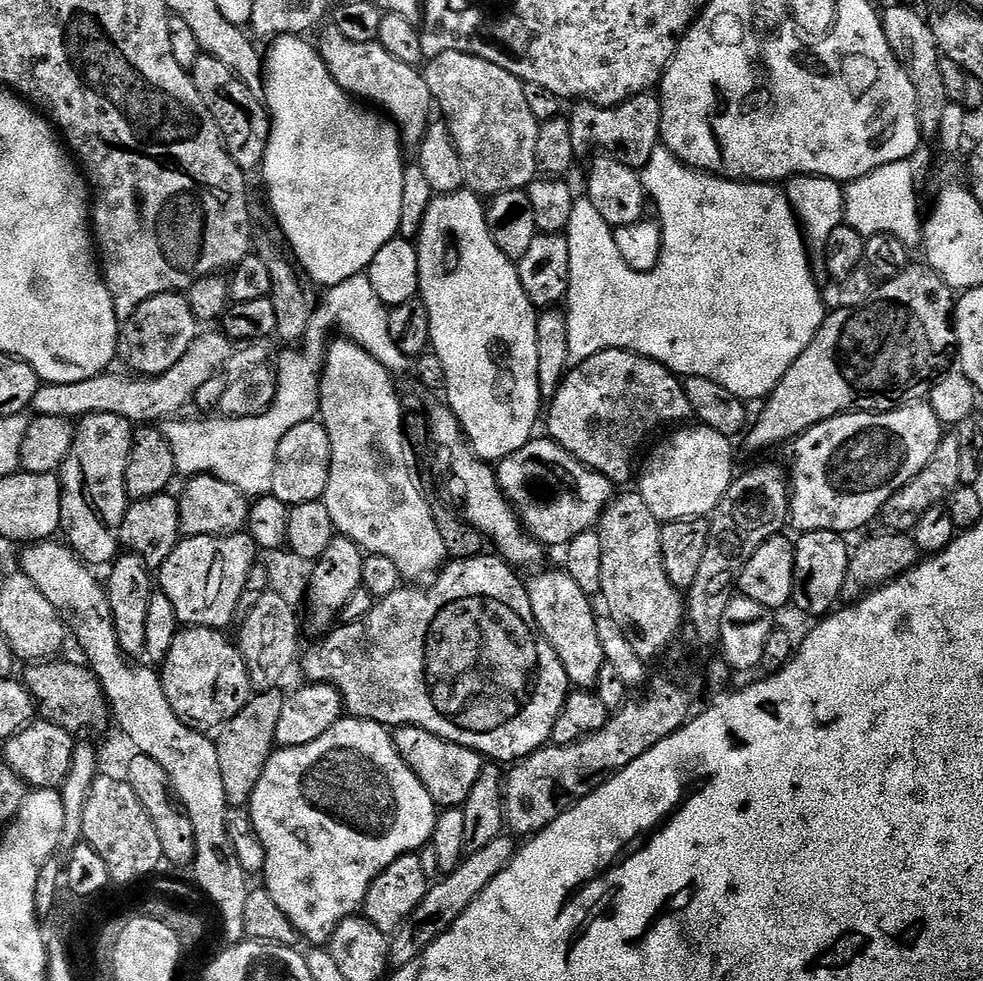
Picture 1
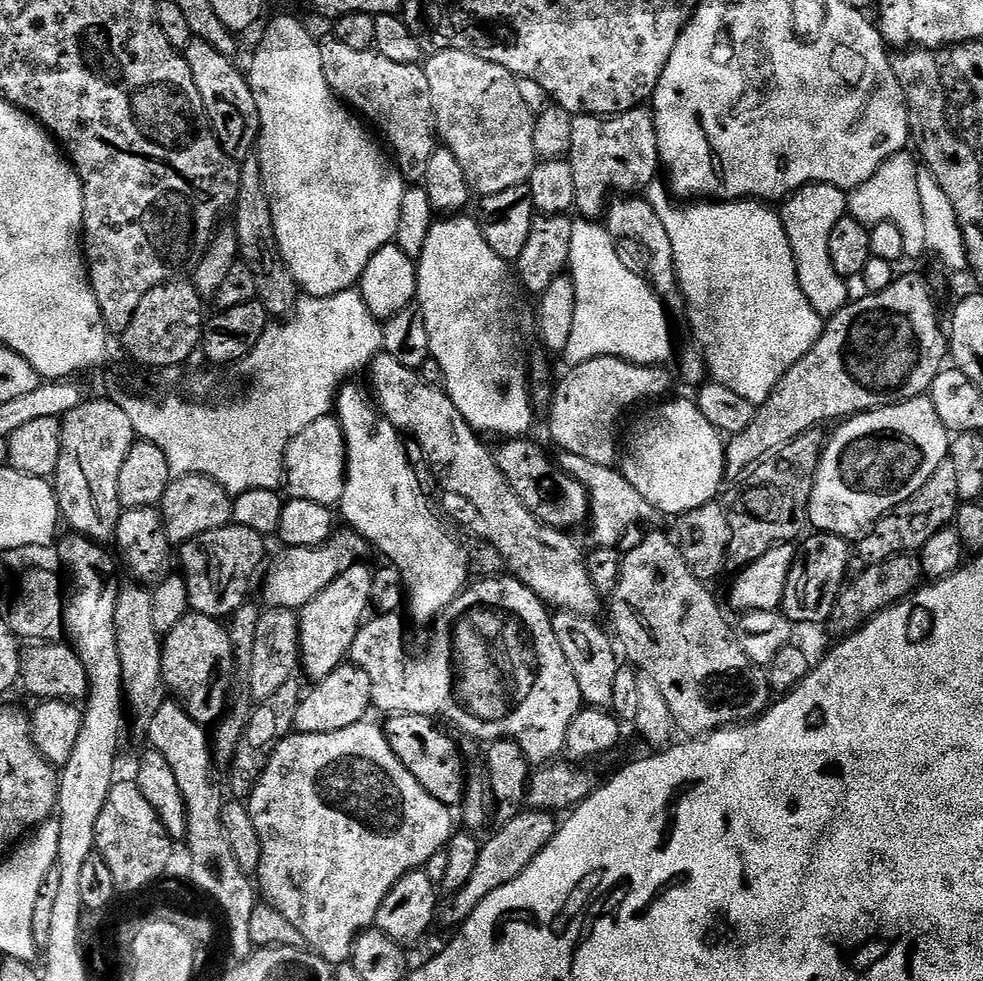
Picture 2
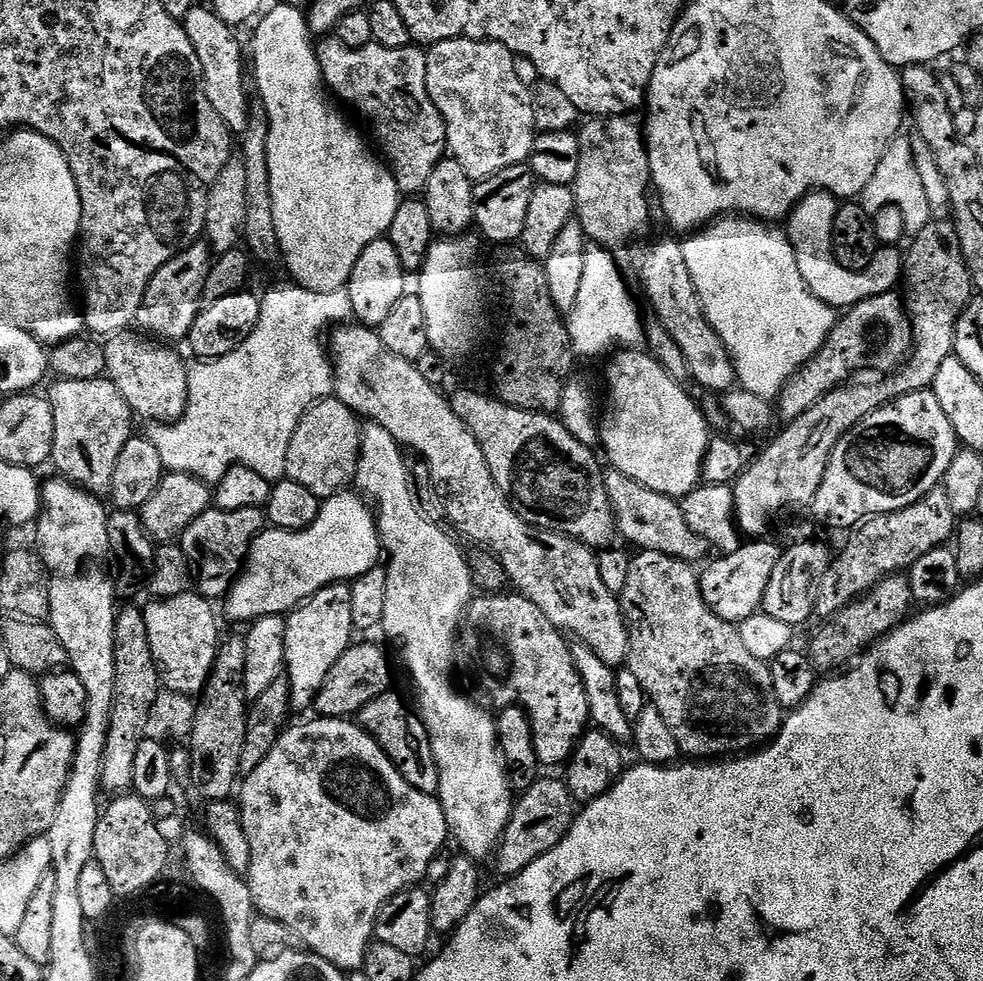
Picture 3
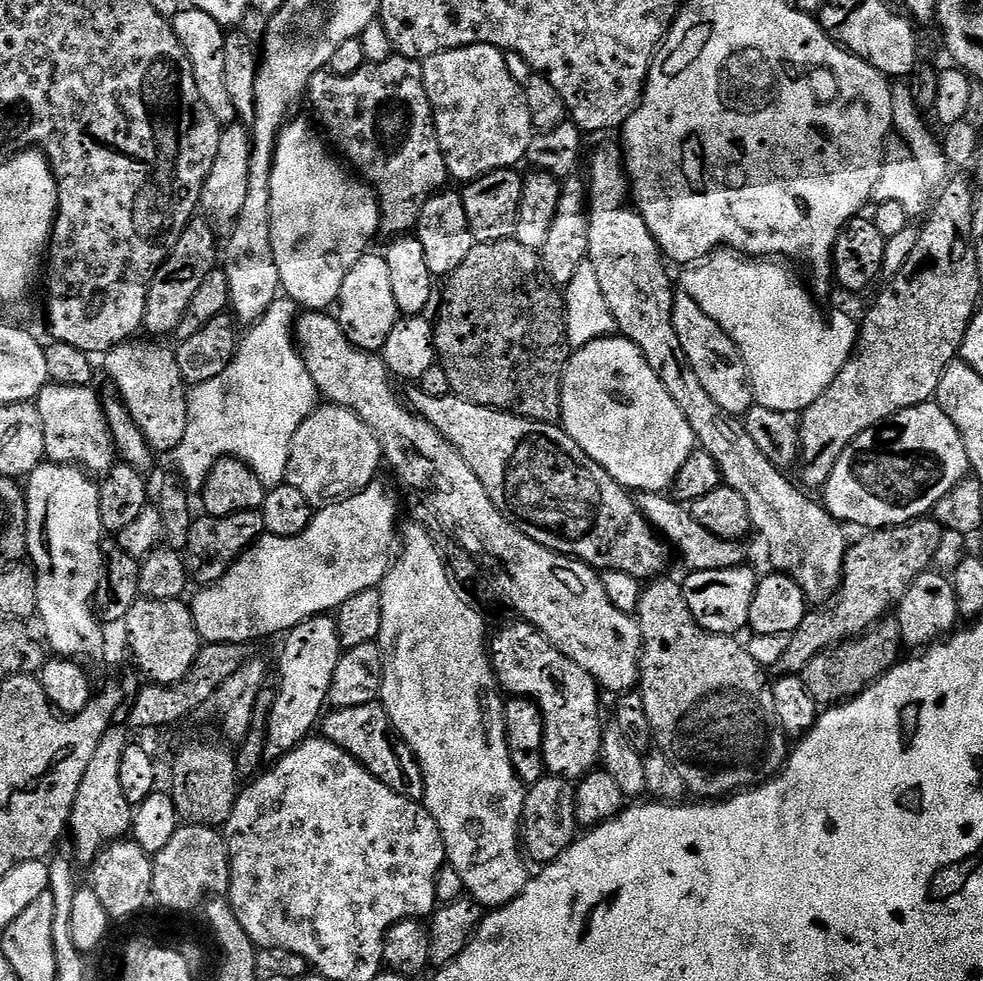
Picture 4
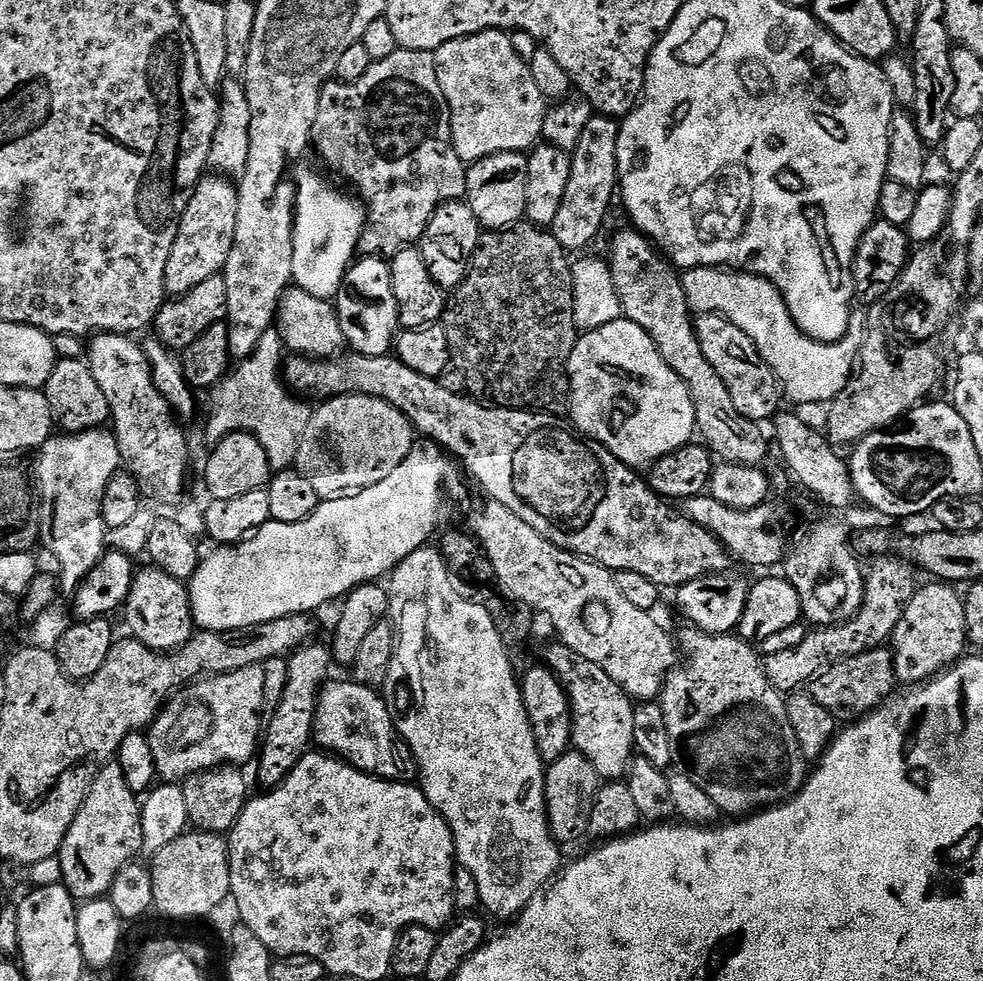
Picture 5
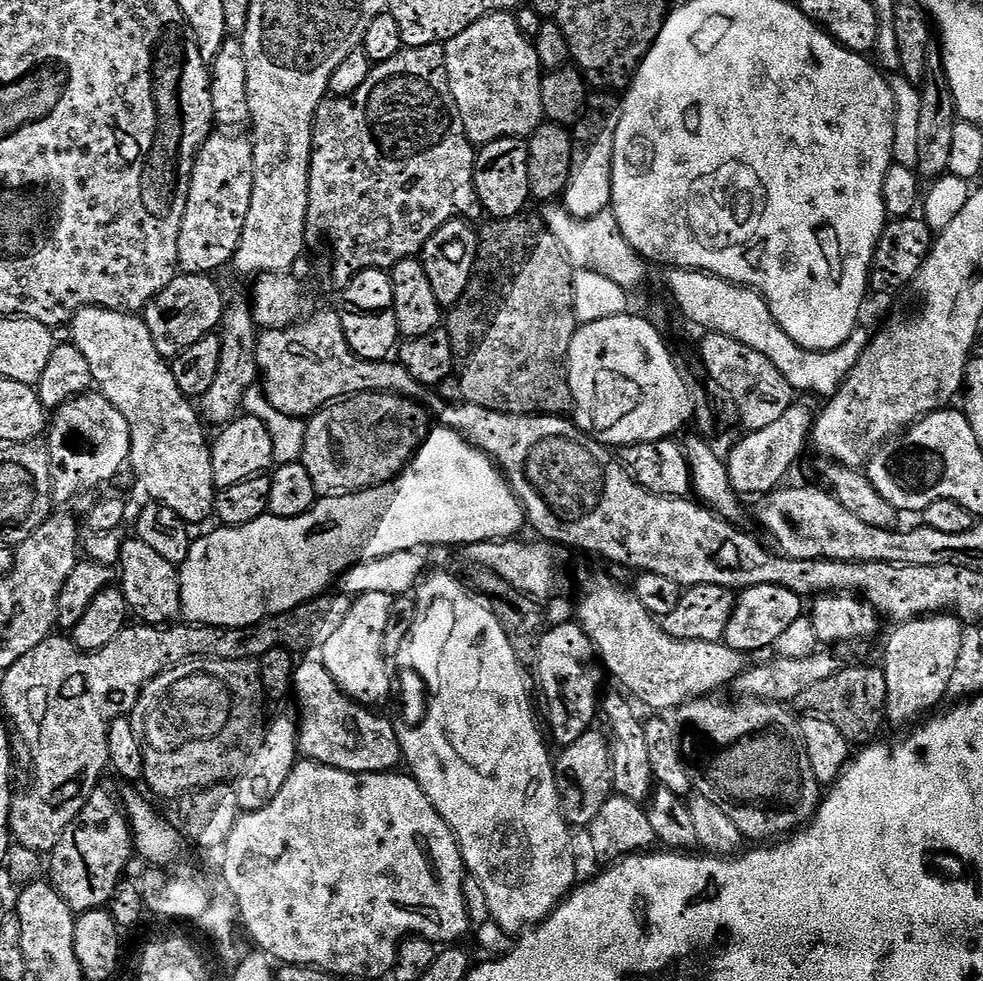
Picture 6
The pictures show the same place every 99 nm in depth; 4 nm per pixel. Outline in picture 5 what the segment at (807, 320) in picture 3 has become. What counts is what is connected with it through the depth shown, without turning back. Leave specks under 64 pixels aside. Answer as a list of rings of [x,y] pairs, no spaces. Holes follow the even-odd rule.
[[[700,265],[682,276],[689,309],[696,314],[717,315],[728,320],[754,342],[761,358],[774,370],[785,397],[796,404],[827,405],[848,385],[864,341],[865,317],[853,315],[848,332],[833,344],[810,338],[794,322],[780,291],[768,280],[748,272]]]

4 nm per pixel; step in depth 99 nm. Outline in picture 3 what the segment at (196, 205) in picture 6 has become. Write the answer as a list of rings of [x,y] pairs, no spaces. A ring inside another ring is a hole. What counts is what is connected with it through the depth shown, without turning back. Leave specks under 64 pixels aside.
[[[202,246],[185,248],[179,256],[153,274],[144,291],[142,306],[138,306],[136,315],[135,327],[141,328],[145,337],[156,342],[187,341],[190,326],[194,326],[196,315],[202,311],[204,287],[210,267],[207,255],[209,256],[207,249]]]

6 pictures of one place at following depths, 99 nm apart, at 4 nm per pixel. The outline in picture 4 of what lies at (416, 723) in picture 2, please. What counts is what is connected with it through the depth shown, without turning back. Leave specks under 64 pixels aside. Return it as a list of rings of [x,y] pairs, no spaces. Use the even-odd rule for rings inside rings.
[[[376,703],[349,704],[332,710],[336,712],[330,713],[331,711],[329,711],[322,720],[323,735],[327,739],[333,740],[338,746],[342,746],[346,751],[351,752],[361,764],[371,768],[389,784],[396,786],[401,780],[405,784],[405,786],[403,785],[405,789],[419,789],[424,782],[424,770],[409,744],[401,743],[399,745],[400,756],[396,753],[397,737],[394,735],[393,717],[391,720],[387,710]]]

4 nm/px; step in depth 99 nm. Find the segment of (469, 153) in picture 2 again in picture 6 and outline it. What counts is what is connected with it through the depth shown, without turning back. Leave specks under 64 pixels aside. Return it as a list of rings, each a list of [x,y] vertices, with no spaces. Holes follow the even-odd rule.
[[[492,12],[488,16],[478,18],[478,22],[466,26],[466,30],[462,30],[462,34],[443,45],[443,49],[448,85],[462,117],[463,139],[469,145],[483,146],[511,136],[527,138],[537,126],[545,123],[540,89],[540,59],[535,43],[524,36],[522,30],[518,30],[518,22],[512,12]]]

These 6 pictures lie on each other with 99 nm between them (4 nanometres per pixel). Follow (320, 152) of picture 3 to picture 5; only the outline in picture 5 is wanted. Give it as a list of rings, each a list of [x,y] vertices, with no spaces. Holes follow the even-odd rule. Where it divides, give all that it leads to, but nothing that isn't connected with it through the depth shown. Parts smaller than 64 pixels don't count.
[[[320,176],[299,177],[296,185],[292,279],[295,287],[306,290],[306,294],[314,294],[314,298],[331,301],[357,255],[360,236],[365,231],[366,209],[359,199],[349,196],[343,196],[338,189],[331,188]]]

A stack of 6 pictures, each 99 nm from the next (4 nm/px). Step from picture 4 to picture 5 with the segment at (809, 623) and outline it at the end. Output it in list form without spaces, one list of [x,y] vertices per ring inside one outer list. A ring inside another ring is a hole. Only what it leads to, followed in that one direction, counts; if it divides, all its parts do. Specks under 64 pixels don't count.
[[[895,555],[877,556],[867,565],[864,578],[864,601],[860,612],[846,624],[820,626],[809,631],[790,650],[778,650],[778,654],[764,656],[764,673],[781,694],[791,694],[805,686],[811,685],[825,668],[837,664],[851,656],[869,652],[871,648],[883,648],[889,643],[895,627],[902,619],[907,604],[914,598],[918,589],[917,569],[907,560]]]

